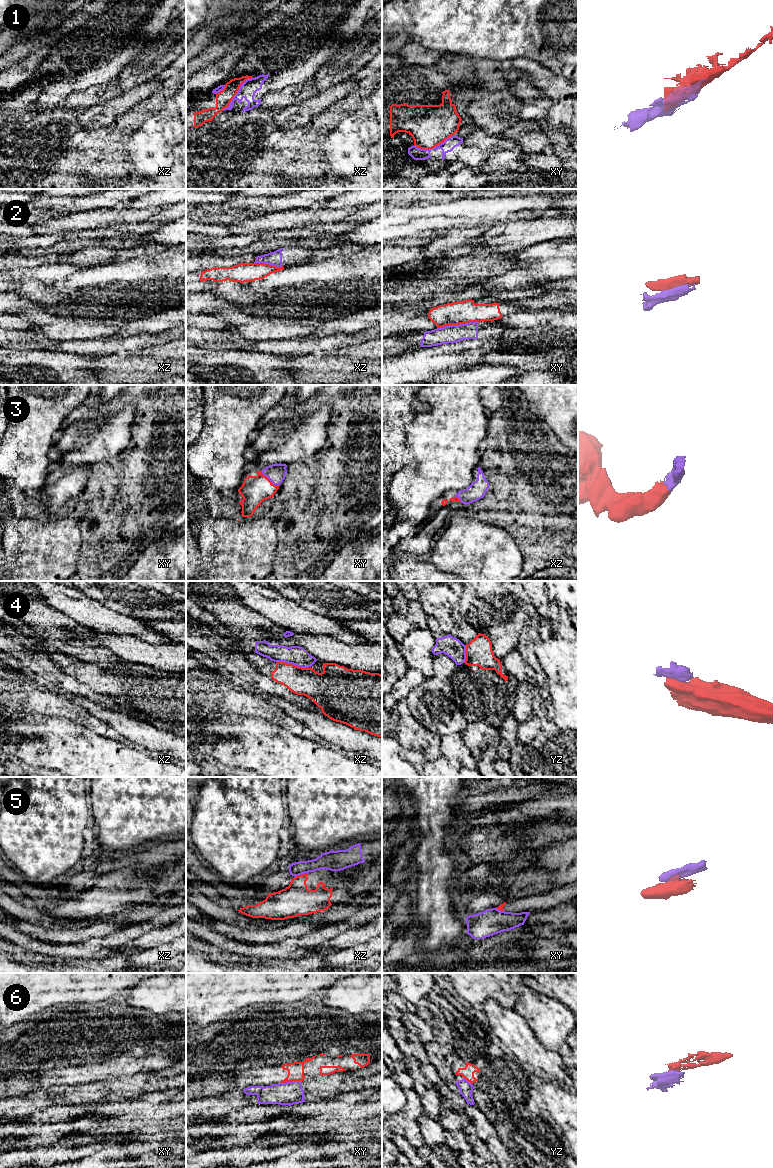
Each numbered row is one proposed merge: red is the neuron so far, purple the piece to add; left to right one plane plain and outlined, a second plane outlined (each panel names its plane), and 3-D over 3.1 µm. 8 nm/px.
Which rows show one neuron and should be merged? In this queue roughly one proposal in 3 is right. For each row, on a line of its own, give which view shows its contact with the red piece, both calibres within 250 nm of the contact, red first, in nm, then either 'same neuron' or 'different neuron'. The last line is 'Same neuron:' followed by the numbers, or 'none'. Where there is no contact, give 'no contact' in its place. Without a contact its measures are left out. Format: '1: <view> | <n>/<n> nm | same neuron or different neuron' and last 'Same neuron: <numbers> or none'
1: xz | 120/140 nm | different neuron
2: xy | 190/140 nm | different neuron
3: xy | 220/160 nm | same neuron
4: xz | 220/160 nm | different neuron
5: xz | 260/140 nm | different neuron
6: xy | 130/190 nm | different neuron
Same neuron: 3

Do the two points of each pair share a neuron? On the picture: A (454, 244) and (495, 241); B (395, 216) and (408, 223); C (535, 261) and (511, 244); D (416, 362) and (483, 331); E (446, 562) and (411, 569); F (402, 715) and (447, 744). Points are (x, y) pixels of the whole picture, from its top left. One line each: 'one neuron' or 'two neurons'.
A: two neurons
B: one neuron
C: two neurons
D: two neurons
E: two neurons
F: two neurons

